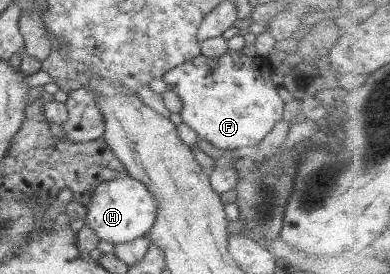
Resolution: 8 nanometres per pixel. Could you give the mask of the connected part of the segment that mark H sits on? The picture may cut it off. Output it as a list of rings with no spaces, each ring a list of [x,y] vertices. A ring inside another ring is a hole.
[[[129,175],[97,185],[86,208],[85,225],[98,239],[113,245],[129,242],[144,235],[152,227],[156,217],[156,205],[151,194],[142,183]]]

